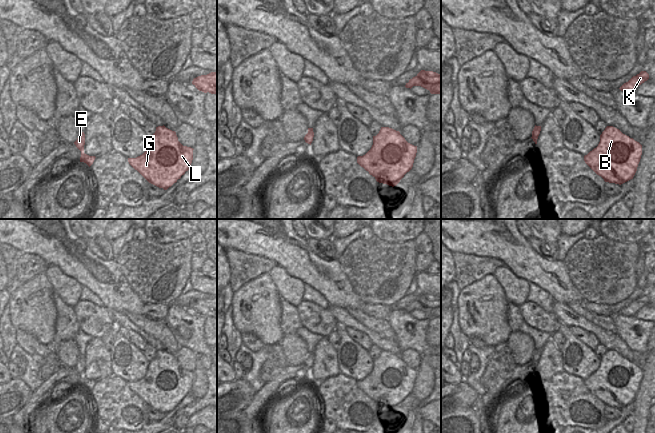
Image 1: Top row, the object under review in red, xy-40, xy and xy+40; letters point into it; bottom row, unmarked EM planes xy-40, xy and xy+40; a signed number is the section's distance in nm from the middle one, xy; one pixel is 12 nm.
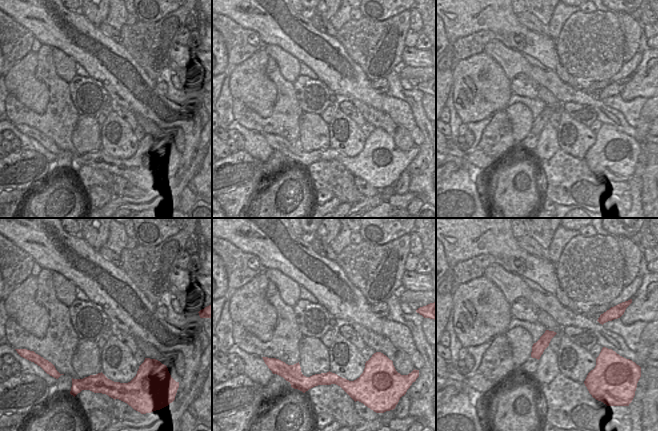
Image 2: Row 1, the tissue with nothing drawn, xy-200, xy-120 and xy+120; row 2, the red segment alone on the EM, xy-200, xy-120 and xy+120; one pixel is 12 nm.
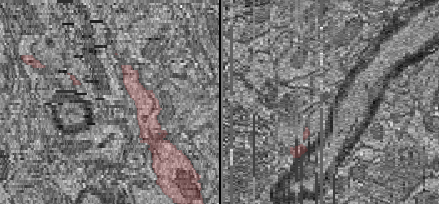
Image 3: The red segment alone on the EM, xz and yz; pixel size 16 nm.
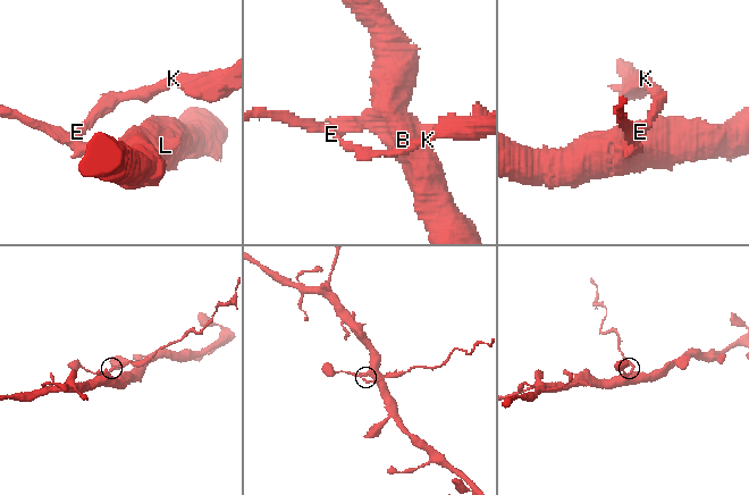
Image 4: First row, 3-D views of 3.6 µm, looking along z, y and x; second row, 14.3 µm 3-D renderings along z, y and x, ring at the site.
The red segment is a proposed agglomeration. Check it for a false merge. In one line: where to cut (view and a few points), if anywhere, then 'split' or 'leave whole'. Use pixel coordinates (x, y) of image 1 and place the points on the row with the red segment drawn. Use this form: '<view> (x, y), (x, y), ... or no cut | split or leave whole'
xy+40 (532, 131), (537, 137) | split

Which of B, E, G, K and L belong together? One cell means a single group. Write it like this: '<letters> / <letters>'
B E G L / K

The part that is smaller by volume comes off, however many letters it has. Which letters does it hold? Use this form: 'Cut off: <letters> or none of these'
Cut off: K.

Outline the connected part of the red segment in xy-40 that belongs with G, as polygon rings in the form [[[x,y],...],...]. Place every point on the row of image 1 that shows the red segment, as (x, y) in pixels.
[[[163,125],[156,127],[155,133],[149,138],[145,152],[136,158],[128,158],[128,162],[149,183],[167,190],[190,169],[193,150],[191,147],[183,146],[178,141],[176,132]]]

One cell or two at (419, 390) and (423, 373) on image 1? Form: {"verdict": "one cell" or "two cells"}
{"verdict": "one cell"}

